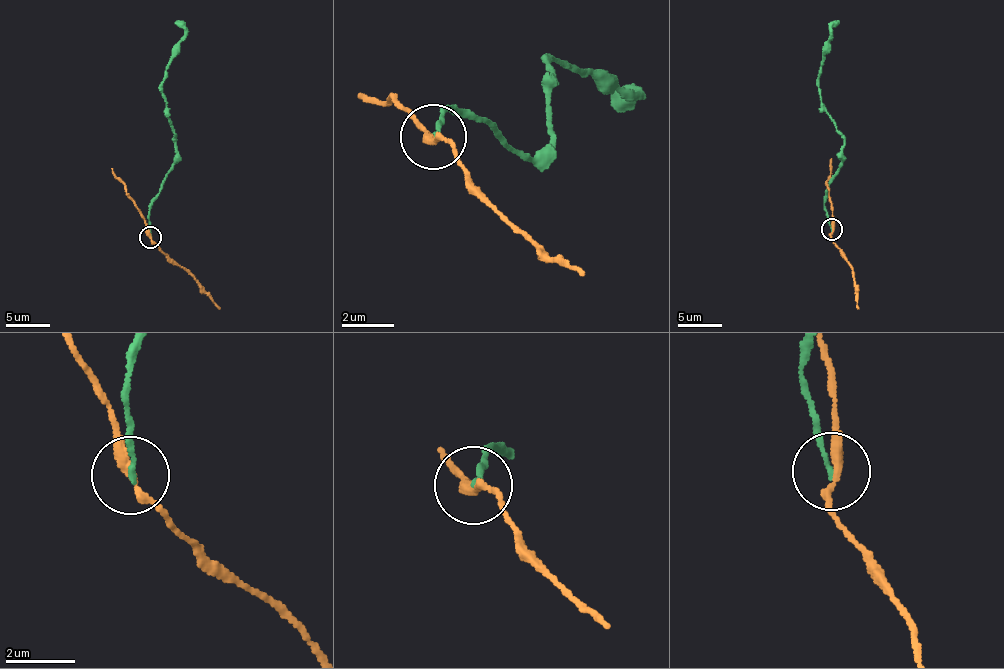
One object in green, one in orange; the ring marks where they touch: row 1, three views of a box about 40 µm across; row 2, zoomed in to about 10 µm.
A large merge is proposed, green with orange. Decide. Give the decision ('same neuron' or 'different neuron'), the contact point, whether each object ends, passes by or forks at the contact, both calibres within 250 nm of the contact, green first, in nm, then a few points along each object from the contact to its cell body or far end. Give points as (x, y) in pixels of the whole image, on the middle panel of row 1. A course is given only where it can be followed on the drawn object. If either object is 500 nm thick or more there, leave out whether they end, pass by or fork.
different neuron; at (433, 137); green ends there; orange passes by; 140 nm thick on the green side, 280 nm on the other; green runs (432, 138), (455, 103), (542, 162), (551, 157), (554, 82), (549, 65), (568, 63), (637, 94), (610, 103); orange runs (432, 138), (446, 141), (509, 229), (581, 274)

